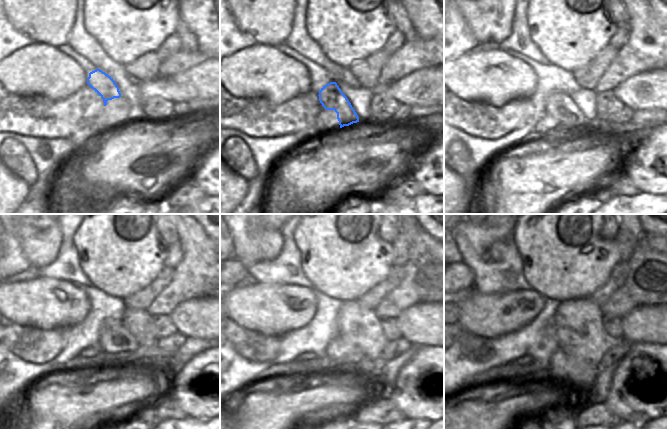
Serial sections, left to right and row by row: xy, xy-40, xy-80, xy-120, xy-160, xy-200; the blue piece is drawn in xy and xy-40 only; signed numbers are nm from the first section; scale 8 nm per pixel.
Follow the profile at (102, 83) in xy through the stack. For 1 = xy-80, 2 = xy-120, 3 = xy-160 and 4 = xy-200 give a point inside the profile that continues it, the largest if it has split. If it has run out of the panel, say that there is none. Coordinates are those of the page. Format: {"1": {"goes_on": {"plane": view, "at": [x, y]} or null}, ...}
{"1": {"goes_on": {"plane": "xy-80", "at": [560, 105]}}, "2": {"goes_on": {"plane": "xy-120", "at": [115, 338]}}, "3": {"goes_on": {"plane": "xy-160", "at": [343, 352]}}, "4": {"goes_on": {"plane": "xy-200", "at": [561, 365]}}}

